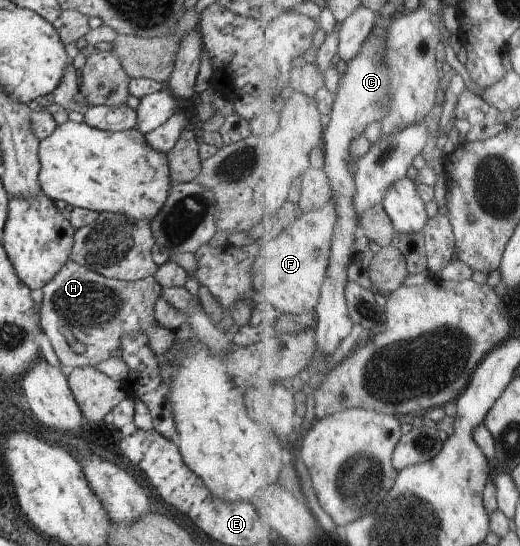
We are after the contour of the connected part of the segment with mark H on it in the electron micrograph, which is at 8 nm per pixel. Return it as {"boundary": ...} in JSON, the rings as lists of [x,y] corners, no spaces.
{"boundary":[[[68,259],[62,270],[44,286],[40,310],[42,331],[50,340],[64,372],[67,374],[72,369],[96,365],[110,358],[121,359],[120,342],[126,336],[134,334],[146,334],[150,340],[150,348],[156,354],[166,353],[173,346],[174,332],[162,328],[154,319],[154,304],[160,290],[161,287],[155,277],[146,277],[137,281],[108,278]]]}

